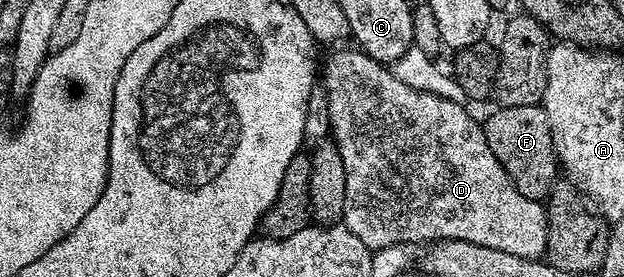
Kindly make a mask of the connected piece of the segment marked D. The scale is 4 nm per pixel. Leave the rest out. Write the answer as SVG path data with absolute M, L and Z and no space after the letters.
M341 47L328 61L322 64L322 87L326 90L326 102L330 110L331 139L338 146L338 154L342 156L342 166L346 166L346 210L343 225L349 228L367 248L379 250L395 244L419 245L419 240L435 242L445 238L474 242L478 246L490 246L490 250L502 250L506 254L514 254L518 258L534 260L545 255L548 246L548 214L545 205L539 200L526 198L514 186L514 182L506 174L506 170L494 158L494 150L490 150L490 142L486 142L486 134L481 121L475 120L458 101L448 96L438 96L435 92L420 92L417 88L406 86L385 65L370 58L359 47Z

